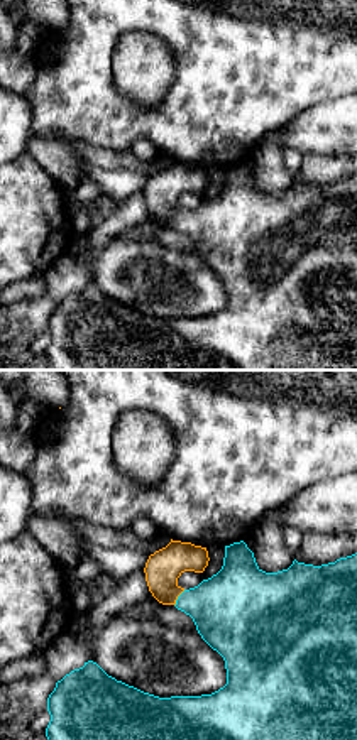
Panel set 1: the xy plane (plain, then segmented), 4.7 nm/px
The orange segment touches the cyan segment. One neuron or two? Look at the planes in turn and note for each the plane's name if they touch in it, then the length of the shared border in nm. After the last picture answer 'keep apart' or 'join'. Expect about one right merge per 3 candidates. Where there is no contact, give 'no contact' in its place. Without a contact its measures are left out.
contact in xy; length 90 nm

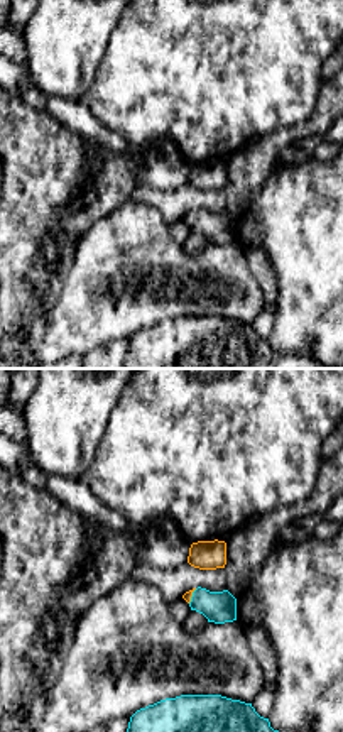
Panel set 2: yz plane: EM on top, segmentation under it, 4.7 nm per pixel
contact in yz; length 80 nm

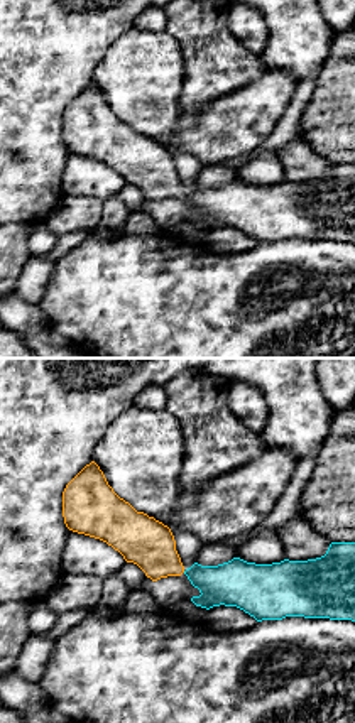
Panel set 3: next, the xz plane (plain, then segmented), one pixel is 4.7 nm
no contact

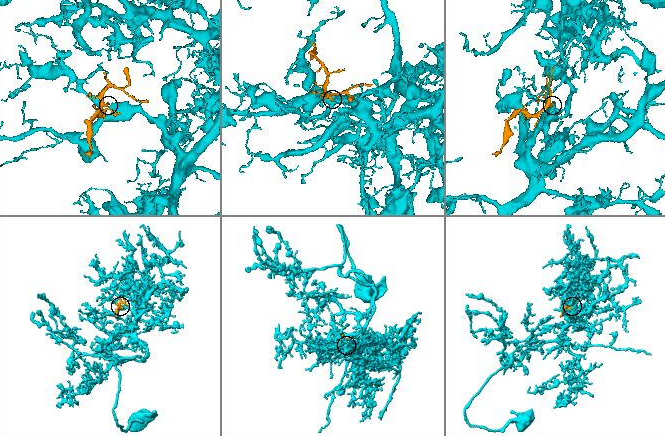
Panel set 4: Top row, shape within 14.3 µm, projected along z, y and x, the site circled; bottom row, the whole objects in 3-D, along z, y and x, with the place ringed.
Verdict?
join

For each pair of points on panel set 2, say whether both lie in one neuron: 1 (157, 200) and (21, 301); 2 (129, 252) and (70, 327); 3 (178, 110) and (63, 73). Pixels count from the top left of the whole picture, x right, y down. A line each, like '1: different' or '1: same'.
1: different
2: same
3: different

